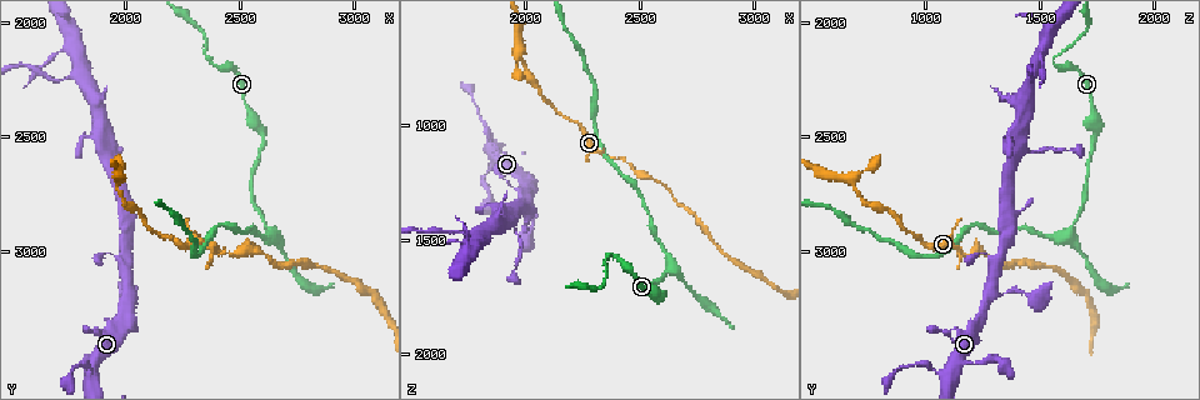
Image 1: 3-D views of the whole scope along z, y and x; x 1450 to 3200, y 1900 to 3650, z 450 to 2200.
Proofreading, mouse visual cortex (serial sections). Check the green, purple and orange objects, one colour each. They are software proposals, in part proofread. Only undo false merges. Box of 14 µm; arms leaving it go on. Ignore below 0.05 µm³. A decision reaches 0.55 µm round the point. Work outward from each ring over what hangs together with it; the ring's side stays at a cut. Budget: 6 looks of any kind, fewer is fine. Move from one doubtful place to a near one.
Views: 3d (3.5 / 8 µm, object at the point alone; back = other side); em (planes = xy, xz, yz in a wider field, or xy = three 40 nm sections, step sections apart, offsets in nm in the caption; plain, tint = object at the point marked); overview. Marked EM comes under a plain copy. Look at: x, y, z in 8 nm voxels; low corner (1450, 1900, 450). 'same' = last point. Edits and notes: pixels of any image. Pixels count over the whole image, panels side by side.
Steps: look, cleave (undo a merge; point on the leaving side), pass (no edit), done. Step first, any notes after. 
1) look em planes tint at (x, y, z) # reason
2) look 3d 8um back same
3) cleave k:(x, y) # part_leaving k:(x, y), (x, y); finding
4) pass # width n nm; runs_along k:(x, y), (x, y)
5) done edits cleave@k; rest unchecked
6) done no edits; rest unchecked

look 3d 3.5um at (1820, 2240, 1450) # three-way junction

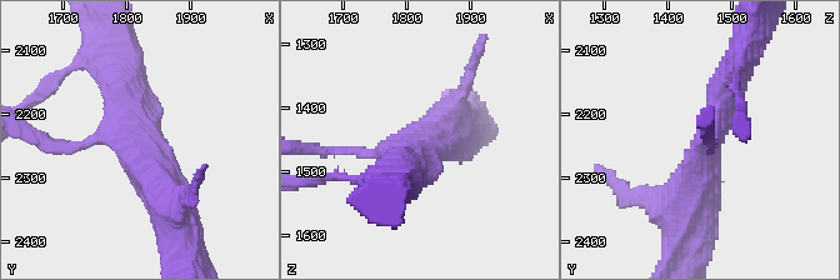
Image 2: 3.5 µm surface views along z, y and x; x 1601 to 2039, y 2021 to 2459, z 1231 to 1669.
look em xy step 2 tint at (1815, 2245, 1460) # arms 3; arm_widths 150, 400, 500 nm; need the tissue

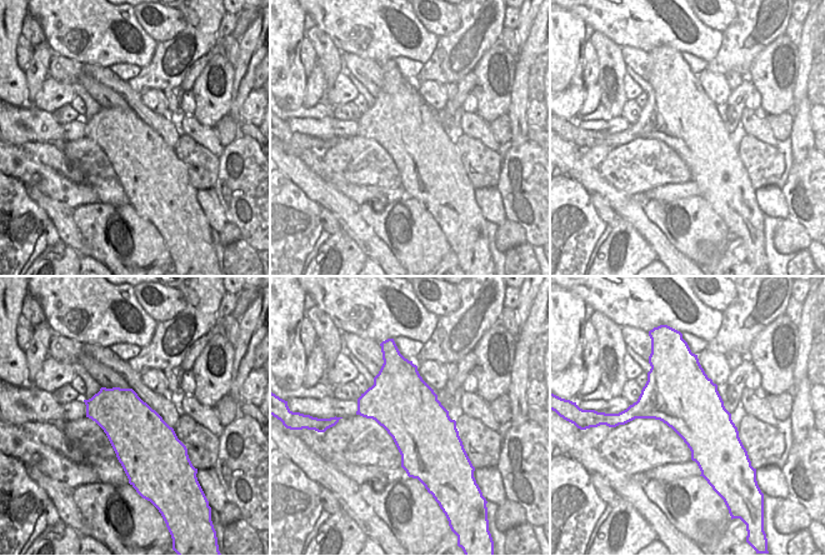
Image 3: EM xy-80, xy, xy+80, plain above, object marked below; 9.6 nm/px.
pass # runs_along 2:(174, 211), (135, 143), (120, 70); continuous, no second cell

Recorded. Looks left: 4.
look 3d 3.5um at (2640, 2920, 1630) # a fork

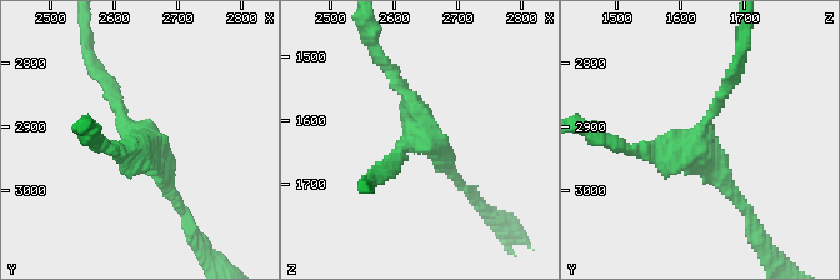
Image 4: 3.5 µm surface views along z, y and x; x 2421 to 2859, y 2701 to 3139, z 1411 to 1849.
look em xy step 2 tint at (2640, 2925, 1625) # arms 3; arm_widths 150, 200, 200 nm

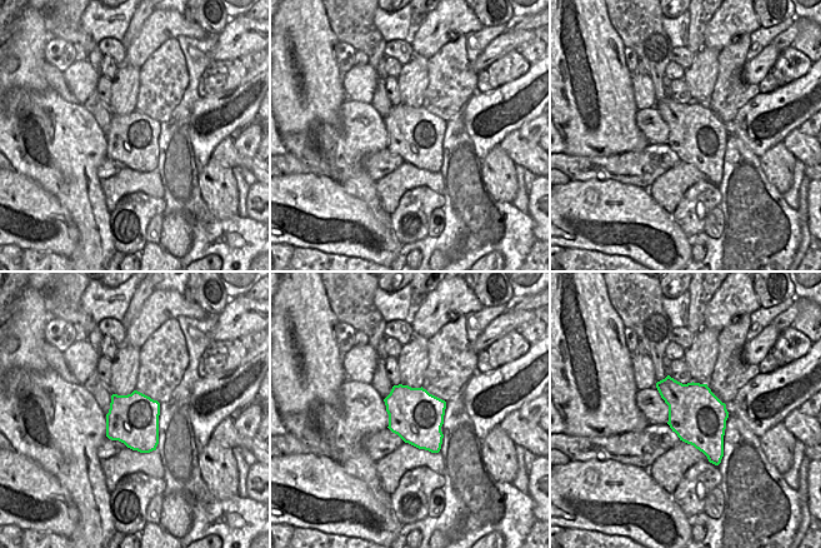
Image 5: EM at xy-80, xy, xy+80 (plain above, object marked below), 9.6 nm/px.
look em xy step 3 tint same

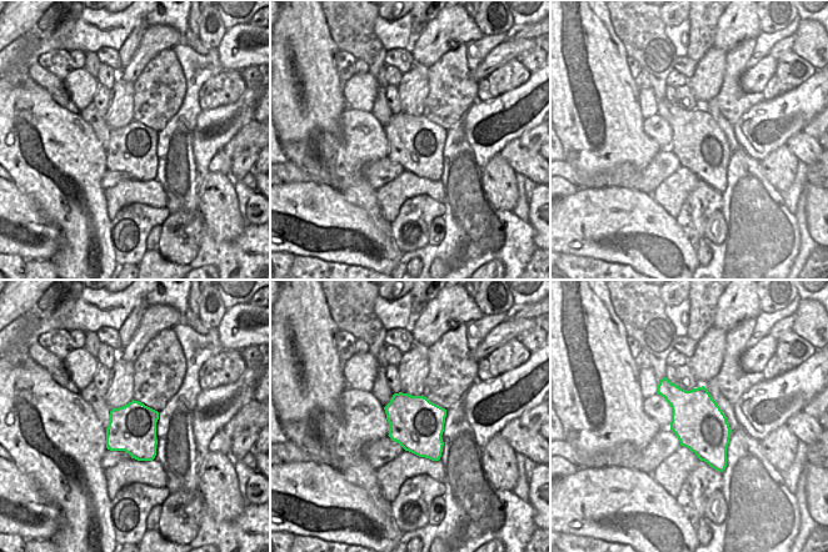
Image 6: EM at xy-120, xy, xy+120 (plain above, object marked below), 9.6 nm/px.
pass # runs_along 4:(733, 76), (691, 149), (628, 149); one cell here

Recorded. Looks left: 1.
done no edits; rest unchecked

